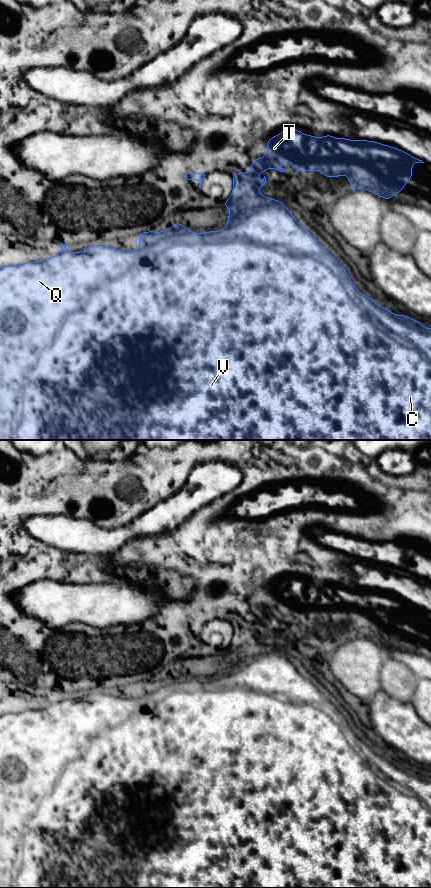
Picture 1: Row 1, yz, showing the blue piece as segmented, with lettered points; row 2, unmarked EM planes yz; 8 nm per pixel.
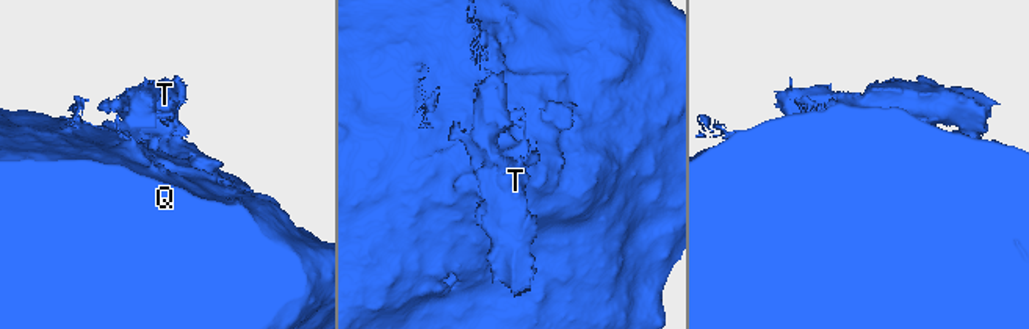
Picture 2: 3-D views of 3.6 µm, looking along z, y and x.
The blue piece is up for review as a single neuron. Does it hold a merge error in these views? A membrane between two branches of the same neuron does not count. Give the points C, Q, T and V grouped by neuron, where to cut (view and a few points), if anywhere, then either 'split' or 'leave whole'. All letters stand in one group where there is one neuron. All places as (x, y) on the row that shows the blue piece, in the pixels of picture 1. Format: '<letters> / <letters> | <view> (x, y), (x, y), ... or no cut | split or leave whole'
C Q V / T | yz (257, 188), (251, 188), (238, 198), (230, 197) | split

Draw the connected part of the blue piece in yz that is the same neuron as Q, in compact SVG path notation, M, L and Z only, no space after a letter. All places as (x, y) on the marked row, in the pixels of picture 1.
M251 189L251 190L250 190L250 191L248 191L248 192L247 192L247 193L246 193L246 194L245 194L245 195L244 195L244 196L243 196L243 197L241 197L241 198L239 198L239 199L232 199L232 198L231 198L231 197L230 197L230 198L229 198L229 199L228 199L228 200L226 200L226 201L225 201L225 202L223 202L223 204L224 204L224 206L225 206L225 207L226 207L226 208L227 208L227 209L228 209L228 210L229 210L229 212L230 212L230 214L231 214L231 216L230 216L230 217L229 217L229 218L228 218L228 219L227 219L227 226L226 226L226 228L225 228L225 229L224 229L224 230L223 230L223 231L211 231L211 232L206 232L206 233L193 233L193 232L190 232L190 231L188 231L188 230L187 230L187 229L186 229L186 228L185 228L185 227L184 227L184 226L183 226L183 225L182 225L182 224L181 224L181 223L179 223L179 222L175 222L175 223L174 223L174 225L173 225L173 226L172 226L172 227L171 227L171 228L170 228L170 229L168 229L168 230L166 230L166 231L163 231L163 232L153 232L153 231L149 231L149 232L143 232L143 233L140 233L140 234L139 234L139 251L138 251L138 252L135 252L135 251L129 251L129 250L117 250L117 249L114 249L114 248L111 248L111 247L104 247L104 246L102 246L102 245L100 245L100 244L95 244L95 245L92 245L92 246L89 246L89 247L88 247L88 248L87 248L87 249L86 249L86 250L85 250L85 251L84 251L84 252L76 252L76 253L72 253L72 252L69 252L69 251L68 251L68 250L67 250L67 249L66 249L66 246L67 246L67 245L66 245L66 244L63 244L63 243L61 243L61 245L60 245L60 247L61 247L61 252L60 252L60 253L59 253L59 254L58 254L58 255L56 255L56 256L54 256L54 257L49 257L49 258L48 258L48 259L46 259L46 260L44 260L44 261L39 261L39 262L26 262L26 263L23 263L23 264L20 264L20 265L8 265L8 266L5 266L5 267L2 267L2 268L0 268L0 440L431 440L431 329L427 329L427 328L424 328L424 327L423 327L423 326L422 326L422 323L421 323L421 322L420 322L420 321L414 321L414 320L413 320L413 319L412 319L412 318L409 318L409 317L408 317L408 316L404 316L404 315L401 315L401 314L400 314L400 315L393 315L393 314L392 314L392 313L391 313L391 312L390 312L390 310L389 310L389 308L381 308L381 307L379 307L379 306L378 306L378 305L377 305L377 304L376 304L376 303L375 303L375 299L370 299L370 298L369 298L369 297L367 297L367 296L365 296L365 295L363 295L363 294L362 294L362 293L360 293L360 292L359 292L359 291L358 291L358 290L357 290L357 288L356 288L356 287L355 287L355 285L354 285L354 284L353 284L353 283L352 283L352 282L351 282L351 281L350 281L350 279L349 279L349 277L348 277L348 275L347 275L347 271L346 271L346 269L345 269L345 268L344 268L344 267L343 267L343 266L341 266L341 265L340 265L340 264L339 264L339 263L338 263L338 262L337 262L337 260L336 260L336 259L335 259L335 258L334 258L334 257L333 257L333 256L332 256L332 255L331 255L331 254L330 254L330 253L328 253L328 252L327 252L327 251L326 251L326 250L325 250L325 249L324 249L324 248L323 248L323 247L322 247L322 245L321 245L321 244L320 244L320 243L319 243L319 242L318 242L318 241L317 241L317 240L316 240L316 238L315 238L315 237L314 237L314 236L313 236L313 235L311 235L311 234L310 234L310 233L308 233L308 232L307 232L307 231L306 231L306 230L305 230L305 229L304 229L304 228L302 228L302 227L301 227L301 226L300 226L300 225L299 225L299 224L298 224L298 223L297 223L297 221L296 221L296 220L295 220L295 218L294 218L294 217L293 217L293 216L292 216L292 215L291 215L291 213L290 213L290 212L289 212L289 211L288 211L288 208L287 208L287 207L286 207L286 205L285 205L285 203L282 203L282 202L279 202L279 201L277 201L277 200L276 200L276 199L271 199L271 198L269 198L269 197L265 197L265 196L262 196L262 195L260 195L260 194L259 194L259 193L258 193L258 189Z

